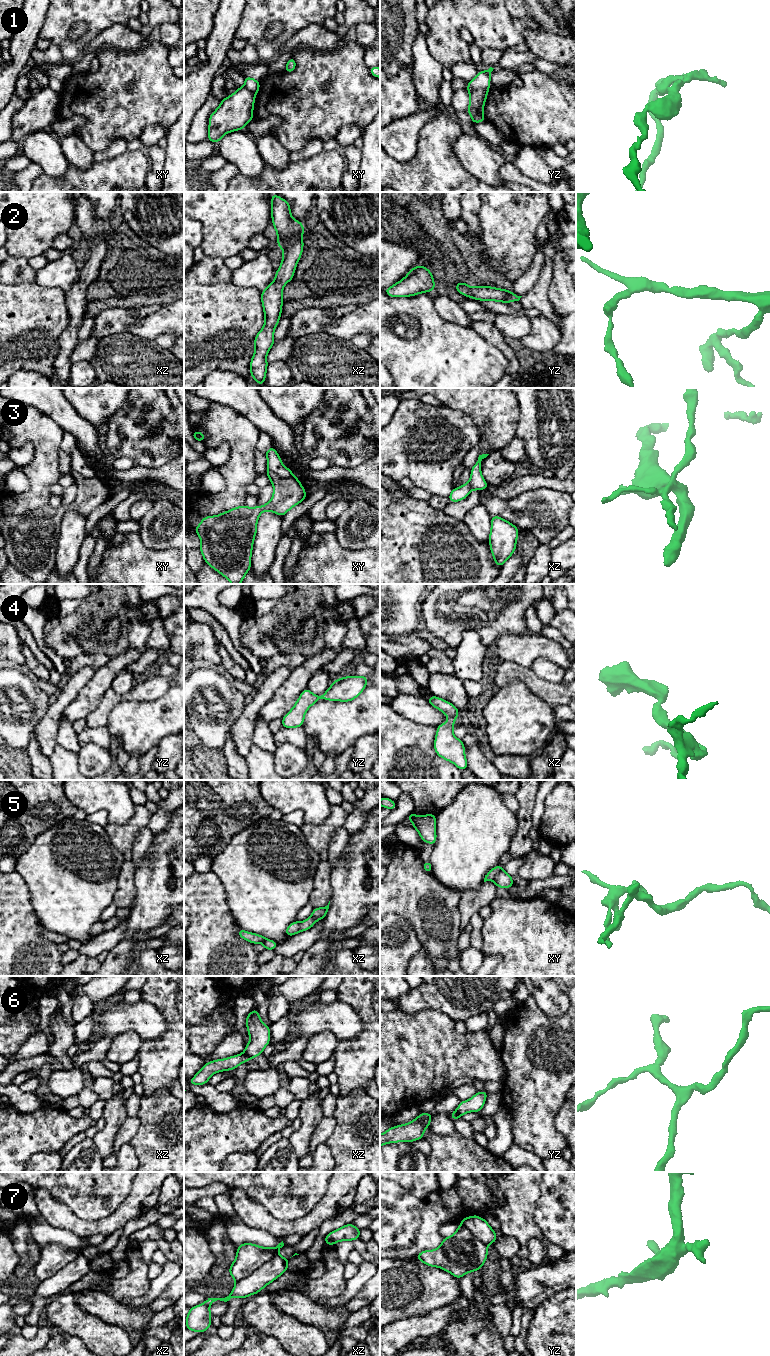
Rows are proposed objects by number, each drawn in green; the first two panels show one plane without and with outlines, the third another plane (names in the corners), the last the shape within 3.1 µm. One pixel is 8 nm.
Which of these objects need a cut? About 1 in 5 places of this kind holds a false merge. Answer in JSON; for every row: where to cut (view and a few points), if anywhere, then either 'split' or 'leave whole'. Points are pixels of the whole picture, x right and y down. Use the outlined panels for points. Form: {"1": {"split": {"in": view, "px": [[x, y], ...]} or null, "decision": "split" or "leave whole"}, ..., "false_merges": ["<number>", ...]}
{"1": {"split": {"in": "yz", "px": [[487, 89], [472, 89], [468, 91]]}, "decision": "split"}, "2": {"split": null, "decision": "leave whole"}, "3": {"split": {"in": "xy", "px": [[268, 469], [281, 476], [292, 475]]}, "decision": "split"}, "4": {"split": null, "decision": "leave whole"}, "5": {"split": null, "decision": "leave whole"}, "6": {"split": {"in": "xz", "px": [[244, 1052], [251, 1057]]}, "decision": "split"}, "7": {"split": {"in": "xz", "px": [[277, 1253], [237, 1281]]}, "decision": "split"}, "false_merges": ["1", "3", "6", "7"]}

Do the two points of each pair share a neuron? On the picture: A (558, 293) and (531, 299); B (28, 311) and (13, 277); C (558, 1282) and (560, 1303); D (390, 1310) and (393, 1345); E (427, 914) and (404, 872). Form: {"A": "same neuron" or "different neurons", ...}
{"A": "different neurons", "B": "same neuron", "C": "different neurons", "D": "different neurons", "E": "same neuron"}

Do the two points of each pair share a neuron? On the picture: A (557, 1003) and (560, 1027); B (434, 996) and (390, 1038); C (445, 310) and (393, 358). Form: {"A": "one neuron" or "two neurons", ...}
{"A": "two neurons", "B": "two neurons", "C": "two neurons"}

